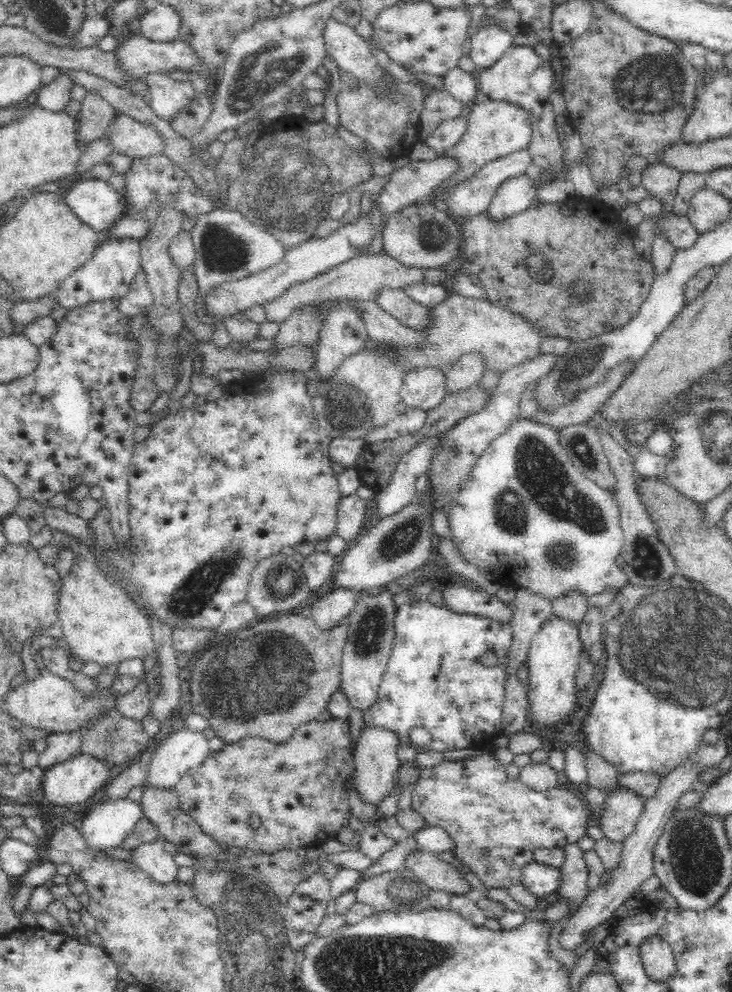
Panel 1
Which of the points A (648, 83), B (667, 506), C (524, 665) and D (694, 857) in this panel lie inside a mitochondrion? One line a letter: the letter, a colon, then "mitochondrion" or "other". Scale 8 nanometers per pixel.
A: mitochondrion
B: other
C: other
D: mitochondrion

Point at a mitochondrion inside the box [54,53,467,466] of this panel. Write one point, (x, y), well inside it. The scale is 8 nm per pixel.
(289, 202)

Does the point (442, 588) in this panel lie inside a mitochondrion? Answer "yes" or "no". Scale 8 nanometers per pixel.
no

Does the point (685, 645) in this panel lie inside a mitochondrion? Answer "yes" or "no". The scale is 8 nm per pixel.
yes

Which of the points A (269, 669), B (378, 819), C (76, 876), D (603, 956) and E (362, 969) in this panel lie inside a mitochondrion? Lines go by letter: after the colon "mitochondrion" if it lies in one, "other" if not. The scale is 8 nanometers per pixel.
A: mitochondrion
B: other
C: other
D: other
E: mitochondrion

